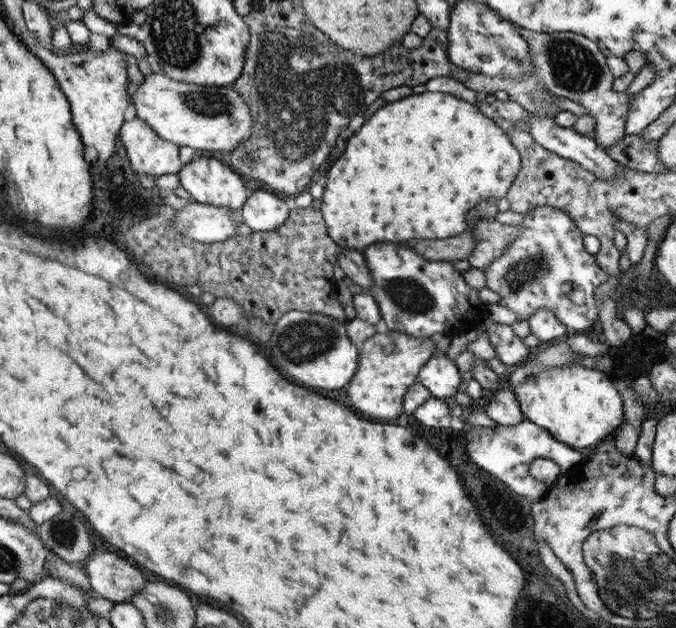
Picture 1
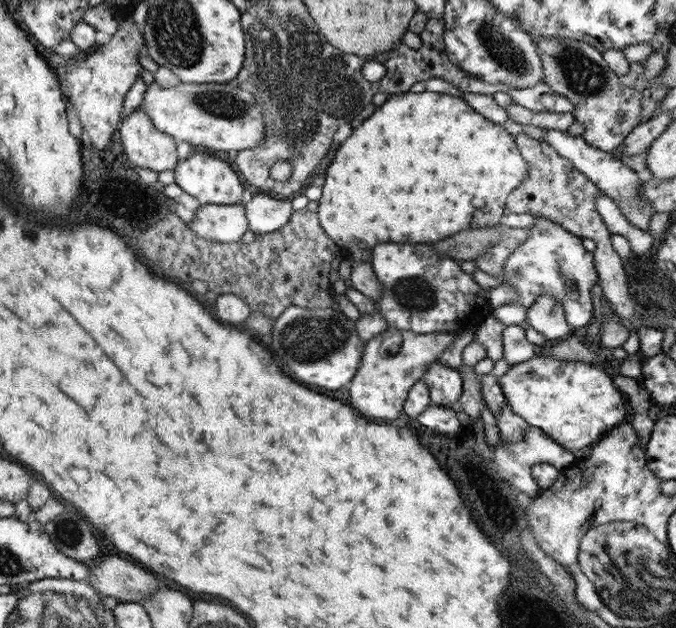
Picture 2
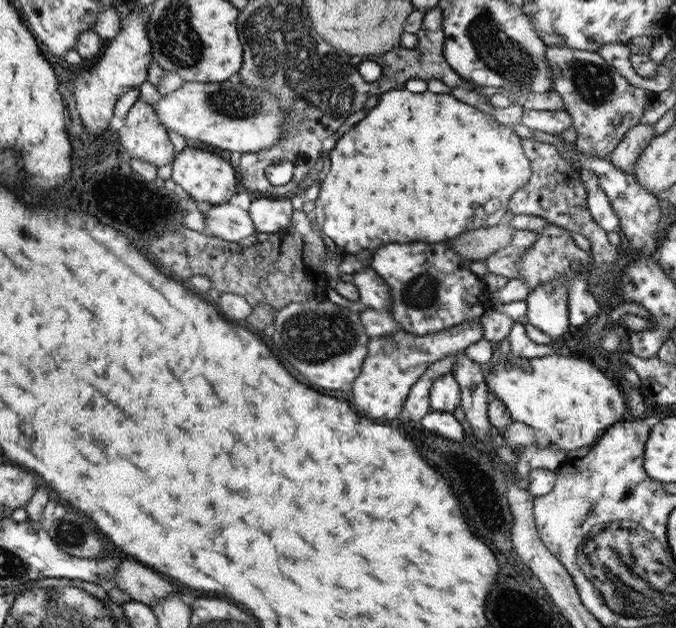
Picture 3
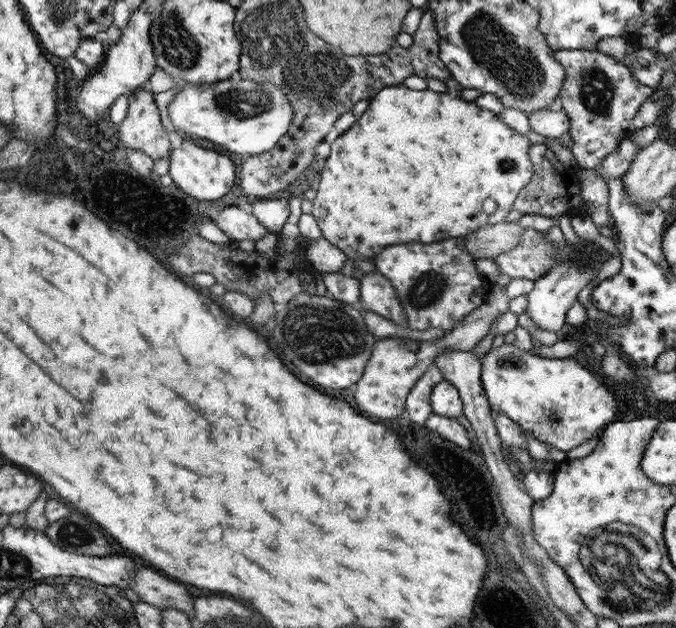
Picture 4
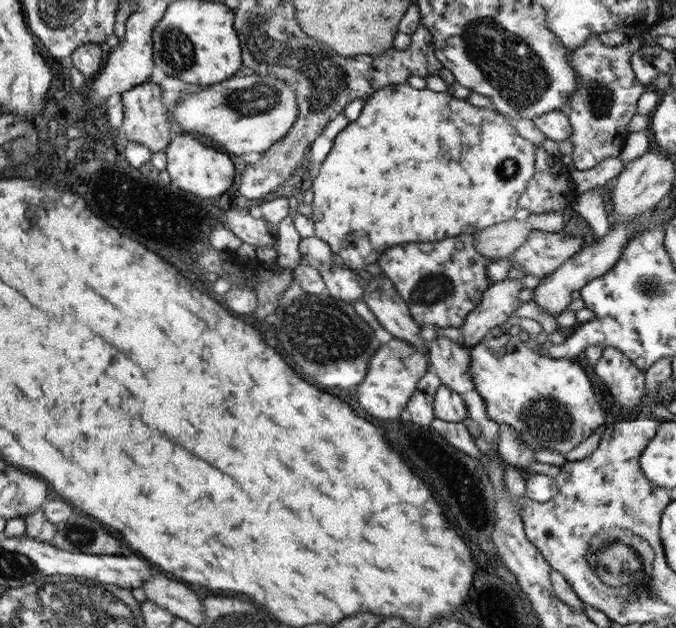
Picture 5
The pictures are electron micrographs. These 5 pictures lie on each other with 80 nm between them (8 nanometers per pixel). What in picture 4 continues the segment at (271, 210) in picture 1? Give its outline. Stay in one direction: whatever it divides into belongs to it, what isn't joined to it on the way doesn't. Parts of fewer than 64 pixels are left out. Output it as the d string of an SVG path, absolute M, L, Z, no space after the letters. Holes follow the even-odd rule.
M287 197L257 199L251 204L251 208L253 218L274 234L279 233L290 214Z

